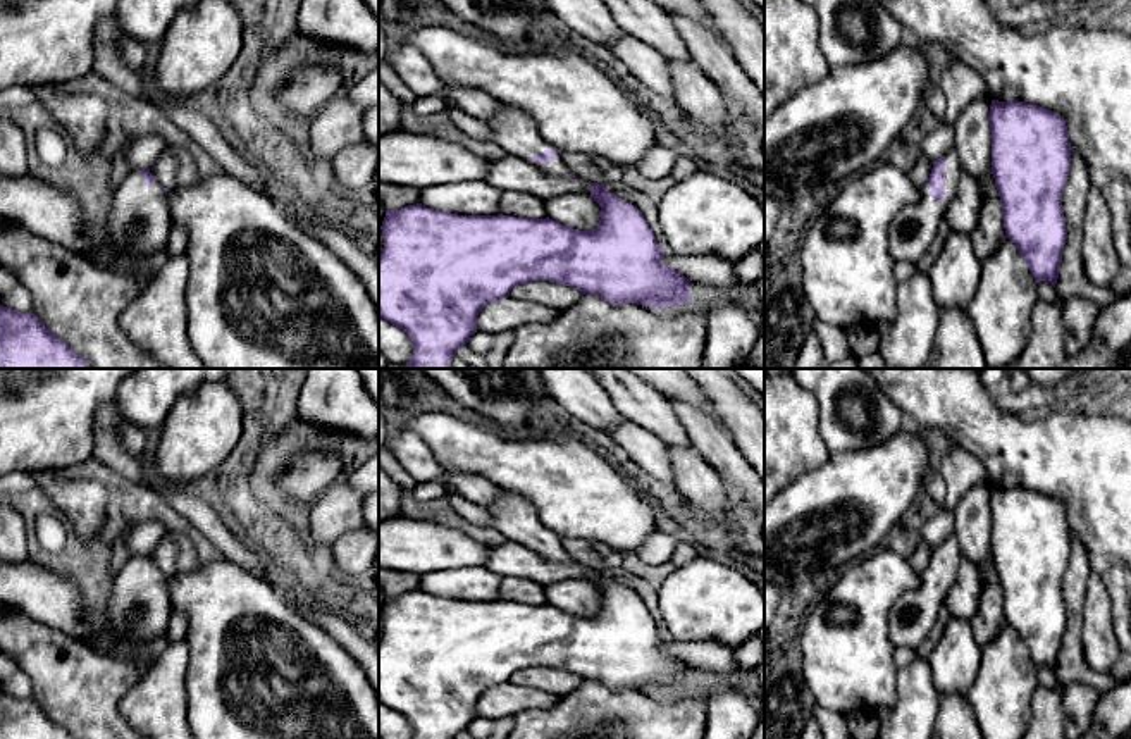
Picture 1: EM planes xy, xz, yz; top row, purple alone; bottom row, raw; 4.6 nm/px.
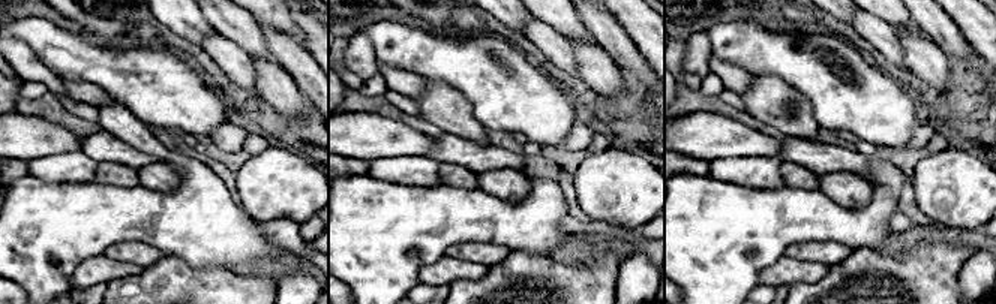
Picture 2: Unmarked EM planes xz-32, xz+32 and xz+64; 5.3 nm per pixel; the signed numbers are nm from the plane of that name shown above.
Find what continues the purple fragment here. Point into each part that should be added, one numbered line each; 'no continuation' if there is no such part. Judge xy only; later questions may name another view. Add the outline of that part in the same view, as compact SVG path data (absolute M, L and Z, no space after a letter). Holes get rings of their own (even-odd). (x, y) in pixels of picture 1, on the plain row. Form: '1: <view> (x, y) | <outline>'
1: xy (138, 610) | M133 556L114 577L103 612L107 641L117 649L143 649L167 632L172 615L167 581Z

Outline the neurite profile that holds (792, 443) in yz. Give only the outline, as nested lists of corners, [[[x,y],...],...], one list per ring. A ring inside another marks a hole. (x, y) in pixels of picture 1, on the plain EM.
[[[792,370],[764,374],[764,505],[797,477],[828,462],[830,451],[818,431],[818,415],[814,394],[795,382]]]

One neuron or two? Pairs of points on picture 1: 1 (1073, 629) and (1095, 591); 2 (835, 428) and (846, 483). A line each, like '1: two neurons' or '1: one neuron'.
1: two neurons
2: two neurons

